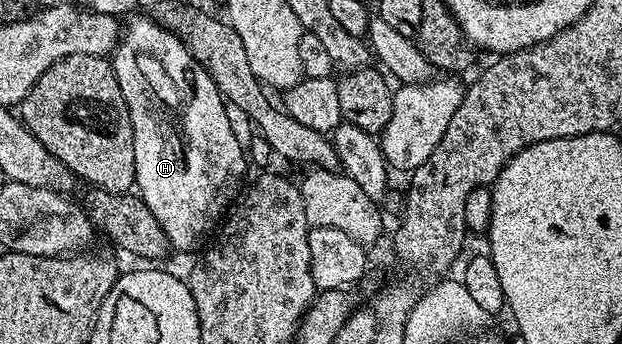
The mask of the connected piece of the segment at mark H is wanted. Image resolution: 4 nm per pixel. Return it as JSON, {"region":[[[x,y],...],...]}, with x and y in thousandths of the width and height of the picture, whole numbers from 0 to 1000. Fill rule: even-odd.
{"region":[[[219,47],[212,49],[215,58],[207,73],[204,67],[199,73],[198,102],[178,163],[182,212],[191,238],[191,262],[198,262],[198,285],[204,297],[204,320],[211,331],[211,366],[217,378],[217,517],[220,520],[217,547],[227,584],[236,599],[236,610],[243,610],[243,622],[249,622],[249,634],[256,642],[256,657],[262,657],[262,680],[268,680],[277,724],[285,730],[286,721],[291,733],[310,733],[315,721],[323,727],[331,718],[333,701],[344,683],[350,654],[357,648],[365,608],[383,578],[381,544],[386,541],[387,520],[394,512],[397,442],[395,433],[384,424],[384,410],[378,401],[376,381],[371,378],[371,363],[365,349],[365,320],[362,317],[365,294],[355,276],[347,238],[336,221],[328,189],[309,163],[297,122],[283,93],[265,81],[251,55],[238,58],[233,47]]]}

